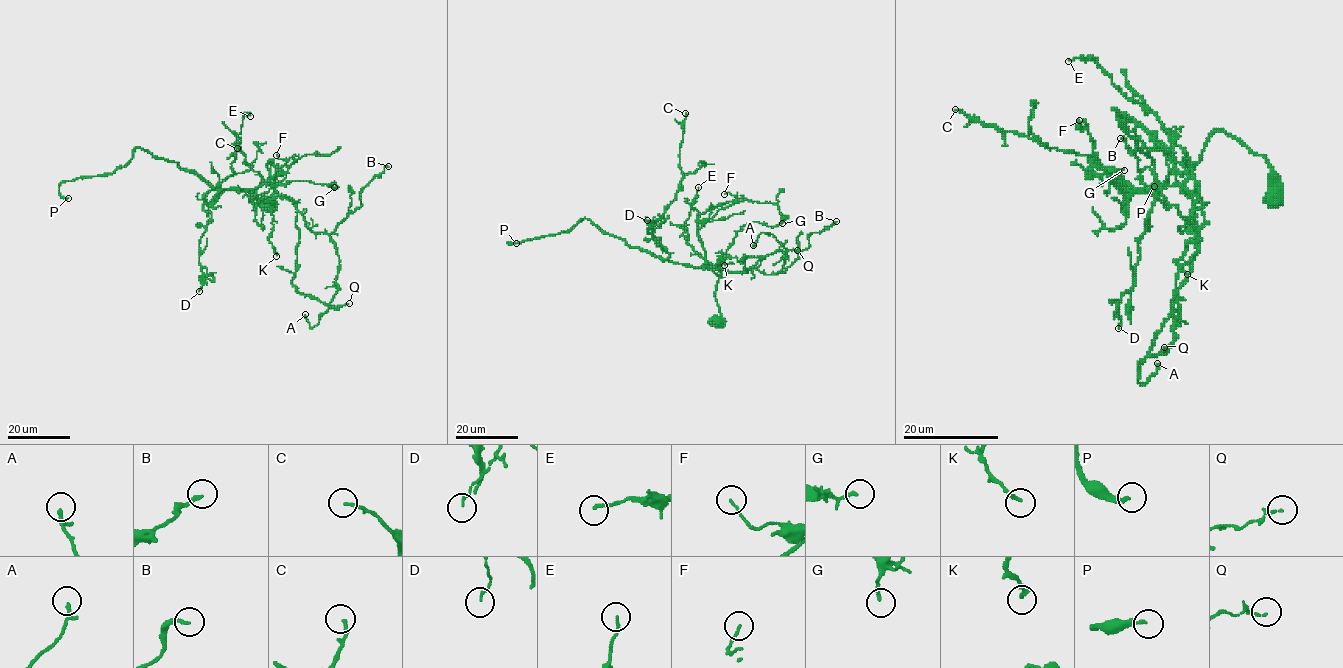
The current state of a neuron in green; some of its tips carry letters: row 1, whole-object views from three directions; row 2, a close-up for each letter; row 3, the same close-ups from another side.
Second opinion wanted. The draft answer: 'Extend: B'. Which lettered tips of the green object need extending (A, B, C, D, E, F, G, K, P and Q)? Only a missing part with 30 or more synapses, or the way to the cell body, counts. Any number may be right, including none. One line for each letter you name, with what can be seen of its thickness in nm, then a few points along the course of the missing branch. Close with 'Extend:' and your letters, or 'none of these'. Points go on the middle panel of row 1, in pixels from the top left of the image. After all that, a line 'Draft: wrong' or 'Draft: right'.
P: 220 nm | (516, 243), (529, 244), (525, 223), (534, 220), (534, 186), (499, 137), (473, 132)
Extend: P
Draft: wrong

